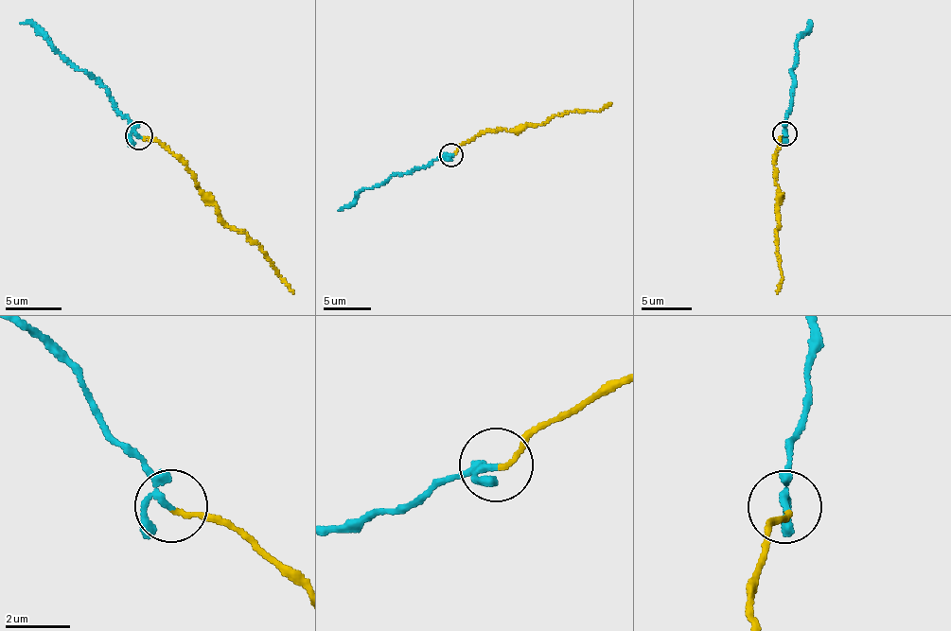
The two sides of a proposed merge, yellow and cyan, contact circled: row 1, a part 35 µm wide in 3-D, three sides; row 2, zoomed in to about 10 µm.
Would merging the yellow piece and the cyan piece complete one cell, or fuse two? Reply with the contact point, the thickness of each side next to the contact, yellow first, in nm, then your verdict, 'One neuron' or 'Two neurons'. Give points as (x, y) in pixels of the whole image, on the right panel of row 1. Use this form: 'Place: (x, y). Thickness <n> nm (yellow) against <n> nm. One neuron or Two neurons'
Place: (784, 133). Thickness 140 nm (yellow) against 140 nm. Two neurons

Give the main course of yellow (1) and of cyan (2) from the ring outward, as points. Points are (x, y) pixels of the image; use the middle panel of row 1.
1: (450, 154), (491, 130), (518, 132), (527, 126), (541, 125), (571, 112), (597, 112), (611, 103)
2: (449, 154), (365, 188), (338, 210)

